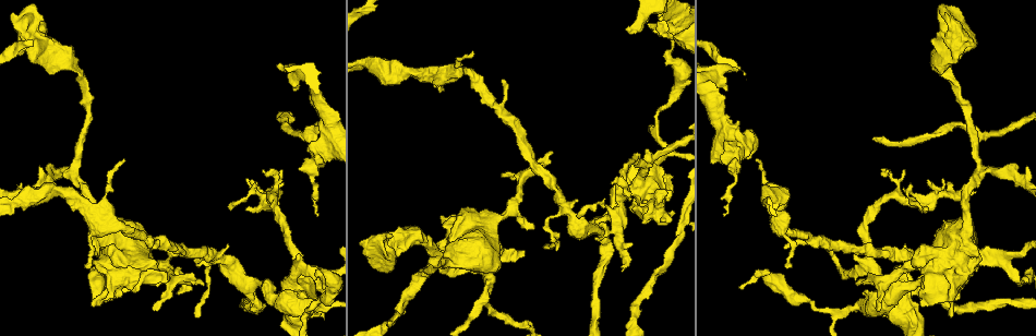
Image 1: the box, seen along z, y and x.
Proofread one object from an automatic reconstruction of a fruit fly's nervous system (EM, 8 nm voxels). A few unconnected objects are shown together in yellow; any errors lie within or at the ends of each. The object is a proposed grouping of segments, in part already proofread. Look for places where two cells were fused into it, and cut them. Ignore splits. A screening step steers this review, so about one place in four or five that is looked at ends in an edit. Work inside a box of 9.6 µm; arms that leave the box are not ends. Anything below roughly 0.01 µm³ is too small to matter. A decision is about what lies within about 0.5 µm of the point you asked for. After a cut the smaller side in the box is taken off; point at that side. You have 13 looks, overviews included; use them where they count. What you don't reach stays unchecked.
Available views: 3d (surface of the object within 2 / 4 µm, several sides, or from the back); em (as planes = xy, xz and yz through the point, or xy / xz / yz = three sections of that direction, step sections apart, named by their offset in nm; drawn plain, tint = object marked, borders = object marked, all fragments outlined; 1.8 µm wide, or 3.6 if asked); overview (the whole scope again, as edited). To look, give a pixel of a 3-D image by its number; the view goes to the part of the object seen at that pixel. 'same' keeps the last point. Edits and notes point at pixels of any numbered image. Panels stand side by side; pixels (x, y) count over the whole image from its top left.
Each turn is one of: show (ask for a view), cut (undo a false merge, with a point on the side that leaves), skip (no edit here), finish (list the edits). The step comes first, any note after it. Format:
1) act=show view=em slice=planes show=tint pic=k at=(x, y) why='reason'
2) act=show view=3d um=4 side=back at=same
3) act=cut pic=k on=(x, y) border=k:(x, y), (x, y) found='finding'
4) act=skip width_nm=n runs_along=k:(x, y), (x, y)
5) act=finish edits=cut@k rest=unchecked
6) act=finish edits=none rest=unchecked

act=show view=3d um=4 pic=1 at=(508, 253) why='thick turns thin'

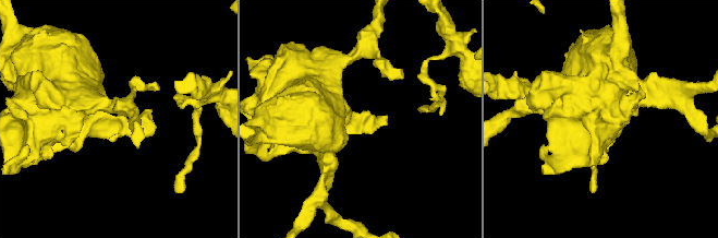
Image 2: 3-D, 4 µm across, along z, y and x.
act=show view=em slice=planes show=tint pic=2 at=(119, 125)

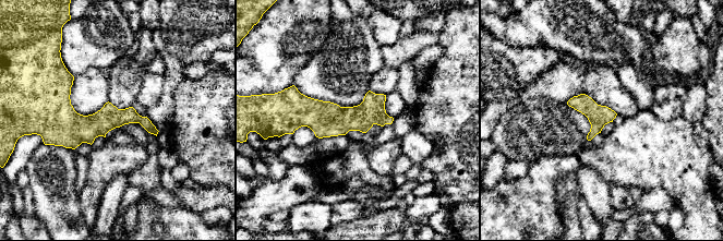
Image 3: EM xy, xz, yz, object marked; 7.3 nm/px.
act=skip runs_along=3:(48, 113), (63, 122), (136, 118), (154, 131) found='continuous, no second cell'

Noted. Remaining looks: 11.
act=show view=em um=3.6 slice=planes show=tint pic=1 at=(891, 199) why='thin arm on a thick one'

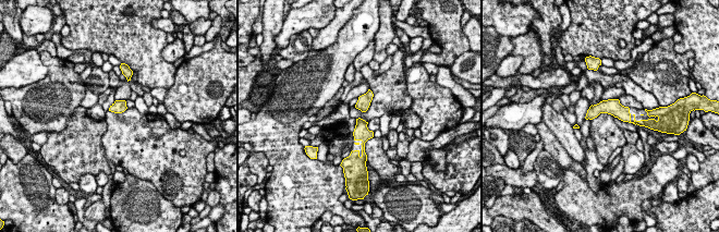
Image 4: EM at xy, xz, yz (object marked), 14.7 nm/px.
act=skip found='all the same cell'

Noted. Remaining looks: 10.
act=show view=3d um=4 pic=1 at=(594, 224) why='three arms meet'

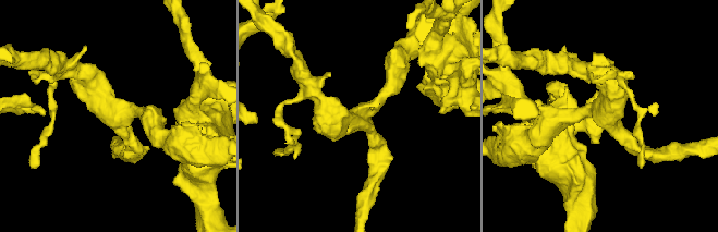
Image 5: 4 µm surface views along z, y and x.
act=show view=em slice=xy step=4 show=tint pic=5 at=(114, 116) arms=3 arm_widths_nm=200,280,400 why='need the tissue'

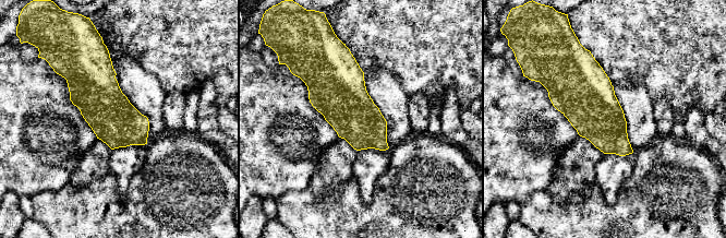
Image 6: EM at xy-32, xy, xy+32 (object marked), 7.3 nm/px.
act=show view=em slice=planes show=tint at=same

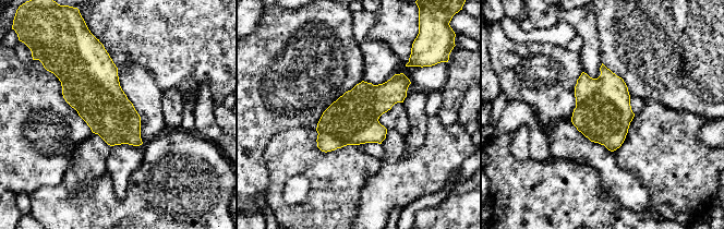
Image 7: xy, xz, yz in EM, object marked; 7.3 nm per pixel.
act=skip width_nm=380 found='all the same cell'

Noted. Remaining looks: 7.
act=show view=em slice=planes show=plain pic=1 at=(14, 208) why='thick turns thin'

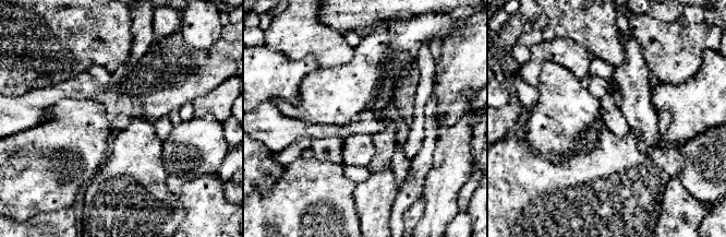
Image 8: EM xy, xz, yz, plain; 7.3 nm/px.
act=show view=em slice=planes show=borders at=same

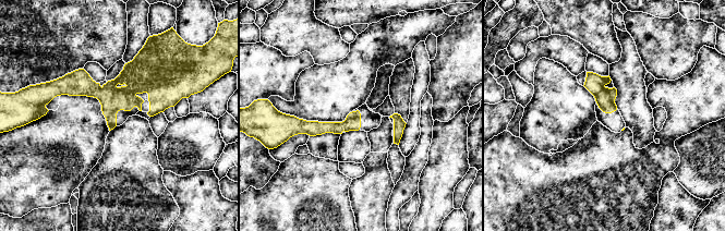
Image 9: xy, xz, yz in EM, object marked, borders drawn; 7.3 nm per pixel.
act=skip width_nm=120 found='all the same cell'

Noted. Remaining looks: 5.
act=show view=3d um=4 pic=1 at=(962, 231) why='thick turns thin'

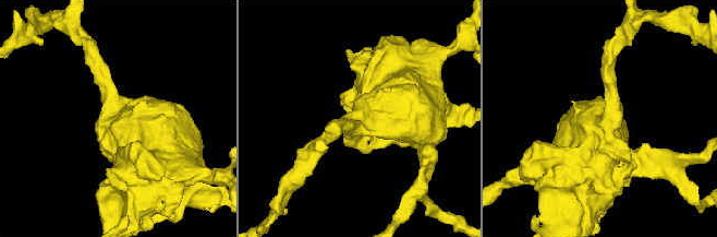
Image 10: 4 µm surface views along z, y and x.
act=show view=em um=3.6 slice=yz step=16 show=tint pic=10 at=(375, 122) why='need the tissue'

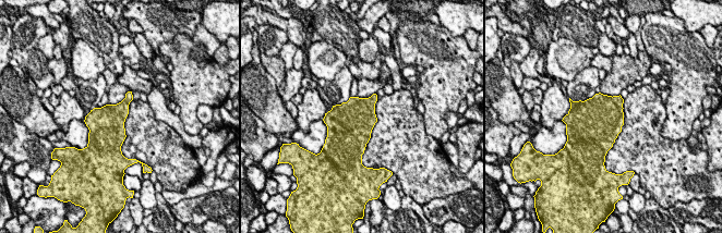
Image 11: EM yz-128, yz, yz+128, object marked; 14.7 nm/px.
act=show view=em um=3.6 slice=planes show=tint at=same why='another direction'

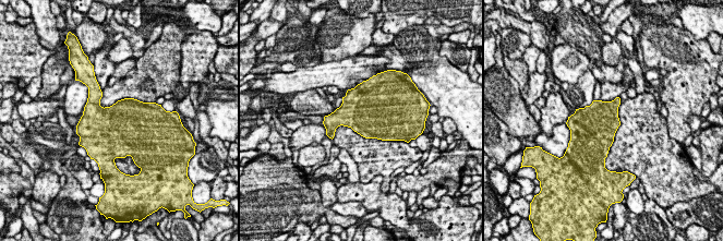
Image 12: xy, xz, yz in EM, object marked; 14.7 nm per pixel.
act=skip found='continuous, no second cell'

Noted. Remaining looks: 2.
act=finish edits=none rest=unchecked

